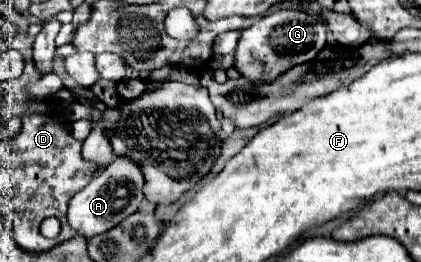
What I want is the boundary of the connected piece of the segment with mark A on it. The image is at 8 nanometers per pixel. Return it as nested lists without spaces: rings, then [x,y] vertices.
[[[114,157],[114,161],[106,169],[102,169],[80,193],[76,193],[70,199],[70,205],[68,205],[70,227],[86,239],[102,235],[102,231],[116,227],[128,215],[138,211],[144,199],[142,187],[144,187],[144,177],[142,177],[140,167],[128,157]]]

